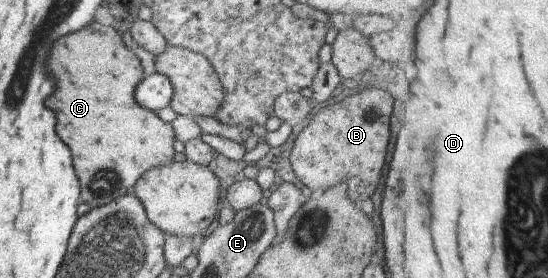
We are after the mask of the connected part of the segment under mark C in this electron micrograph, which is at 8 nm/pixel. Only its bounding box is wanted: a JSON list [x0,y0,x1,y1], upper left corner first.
[46,21,175,206]

